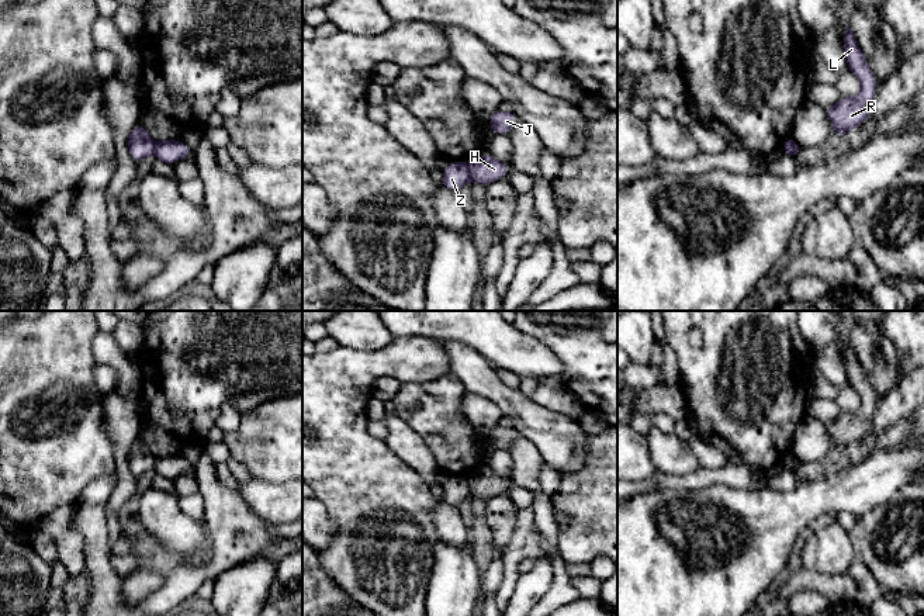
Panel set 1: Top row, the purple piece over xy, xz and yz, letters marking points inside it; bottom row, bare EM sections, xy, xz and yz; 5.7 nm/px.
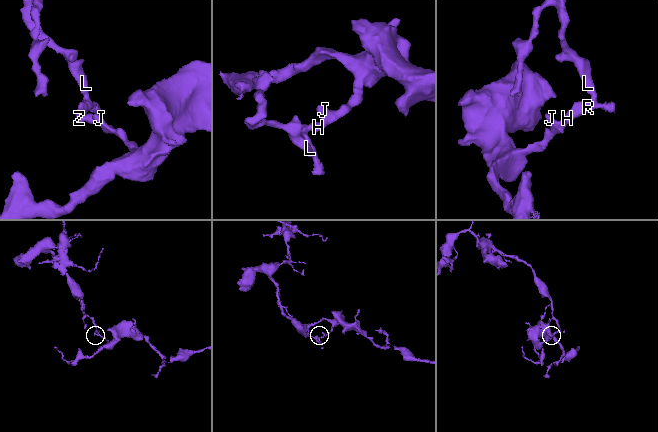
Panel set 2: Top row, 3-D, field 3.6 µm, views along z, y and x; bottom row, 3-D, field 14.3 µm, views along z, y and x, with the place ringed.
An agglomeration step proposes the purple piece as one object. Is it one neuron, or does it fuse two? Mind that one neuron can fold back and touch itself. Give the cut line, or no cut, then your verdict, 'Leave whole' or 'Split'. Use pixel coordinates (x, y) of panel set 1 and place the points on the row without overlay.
Split along xz (466, 480), (471, 494). Split

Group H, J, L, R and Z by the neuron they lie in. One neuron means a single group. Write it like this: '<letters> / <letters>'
H J / L R Z

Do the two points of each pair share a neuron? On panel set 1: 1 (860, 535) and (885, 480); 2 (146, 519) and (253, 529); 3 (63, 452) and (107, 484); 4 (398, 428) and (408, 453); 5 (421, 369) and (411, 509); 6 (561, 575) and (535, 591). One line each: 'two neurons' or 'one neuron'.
1: two neurons
2: two neurons
3: two neurons
4: one neuron
5: one neuron
6: two neurons

